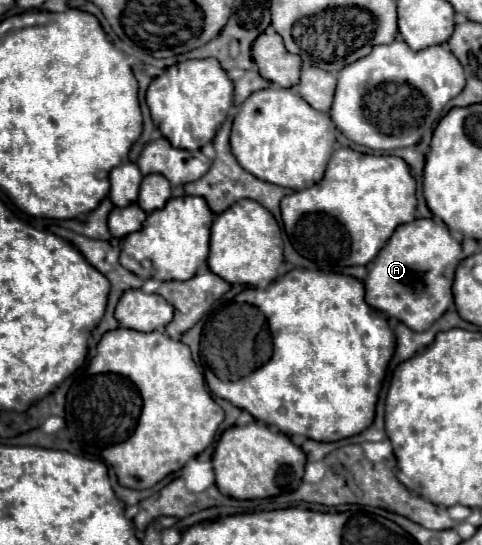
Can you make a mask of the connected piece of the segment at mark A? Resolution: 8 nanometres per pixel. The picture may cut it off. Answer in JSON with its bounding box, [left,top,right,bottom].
[364,218,464,332]

